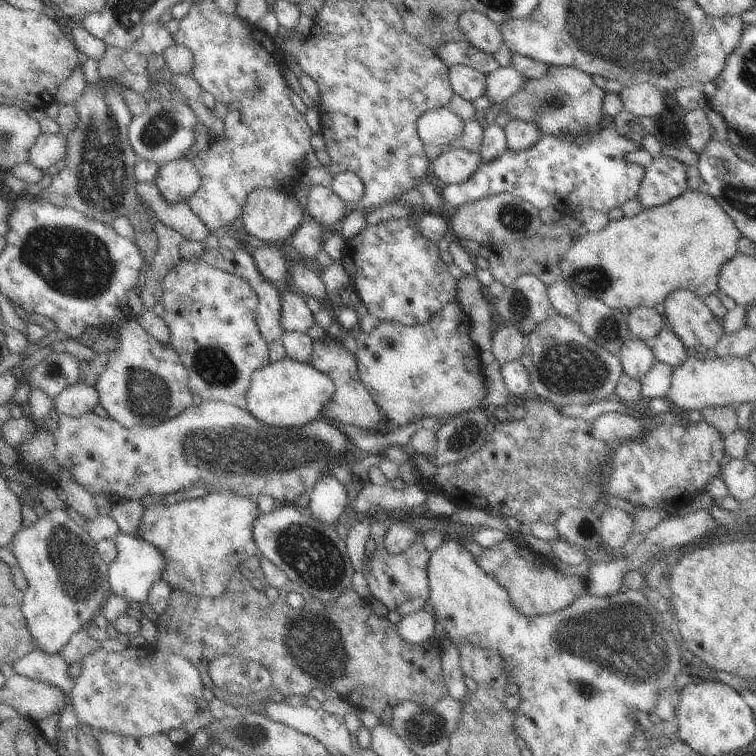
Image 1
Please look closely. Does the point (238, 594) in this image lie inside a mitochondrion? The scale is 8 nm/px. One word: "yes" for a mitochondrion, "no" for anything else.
no

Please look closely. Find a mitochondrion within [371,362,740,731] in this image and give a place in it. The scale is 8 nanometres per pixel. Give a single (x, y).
(617, 641)

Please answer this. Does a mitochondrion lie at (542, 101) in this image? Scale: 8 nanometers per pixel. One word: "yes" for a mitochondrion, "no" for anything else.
yes

